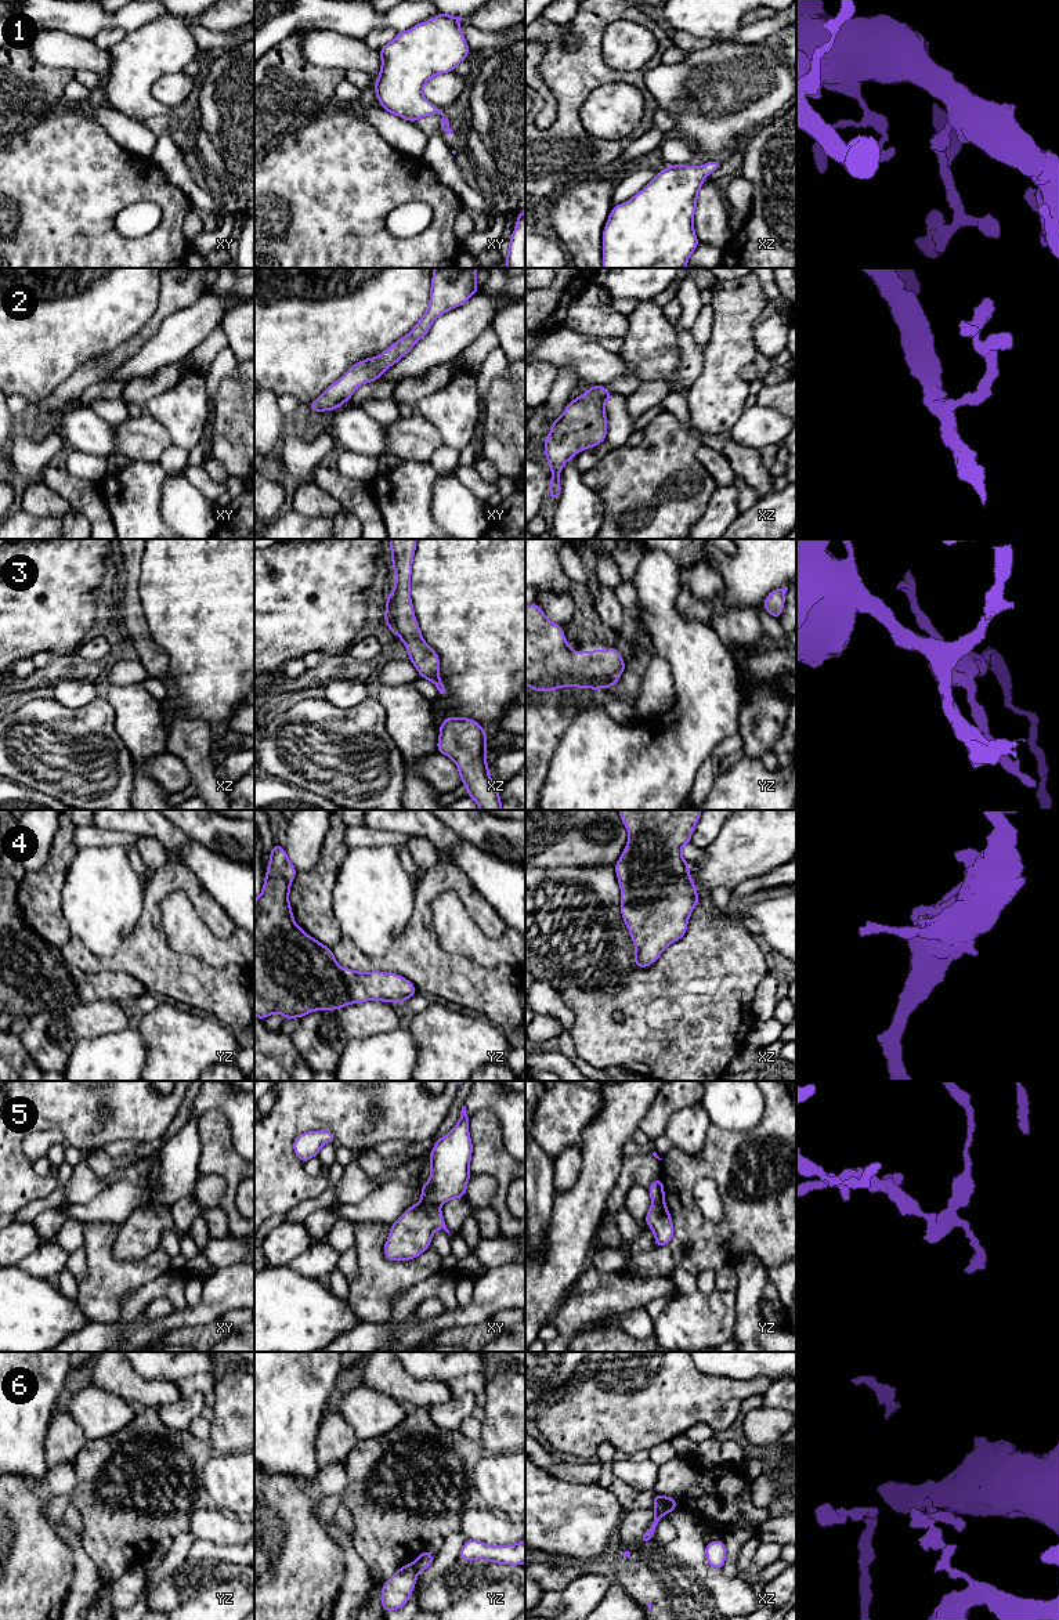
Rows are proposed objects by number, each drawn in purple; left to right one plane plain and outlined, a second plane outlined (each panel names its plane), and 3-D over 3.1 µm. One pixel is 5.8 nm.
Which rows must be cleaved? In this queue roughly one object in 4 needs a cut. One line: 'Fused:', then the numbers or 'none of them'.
Fused: 5, 6

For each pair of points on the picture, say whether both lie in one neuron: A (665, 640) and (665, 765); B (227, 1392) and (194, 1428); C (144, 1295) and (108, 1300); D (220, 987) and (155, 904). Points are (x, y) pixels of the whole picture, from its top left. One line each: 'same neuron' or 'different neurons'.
A: same neuron
B: different neurons
C: different neurons
D: same neuron

